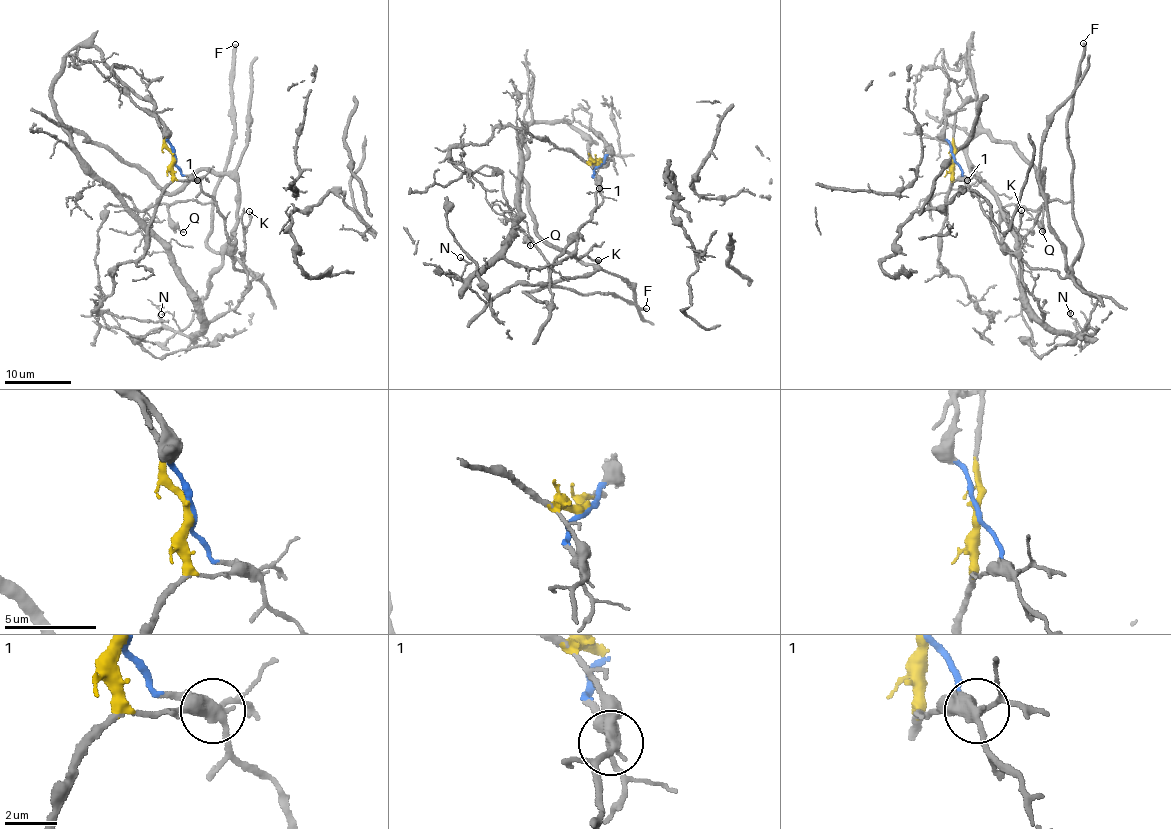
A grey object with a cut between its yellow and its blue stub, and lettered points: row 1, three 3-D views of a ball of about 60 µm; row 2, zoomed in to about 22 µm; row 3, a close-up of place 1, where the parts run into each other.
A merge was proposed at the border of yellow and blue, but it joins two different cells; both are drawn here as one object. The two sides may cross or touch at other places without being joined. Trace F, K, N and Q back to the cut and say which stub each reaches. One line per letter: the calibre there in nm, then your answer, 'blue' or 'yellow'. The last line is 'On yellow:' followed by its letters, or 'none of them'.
F: 340 nm thick; blue
K: 320 nm thick; yellow
N: 140 nm thick; yellow
Q: 150 nm thick; blue
On yellow: K, N

